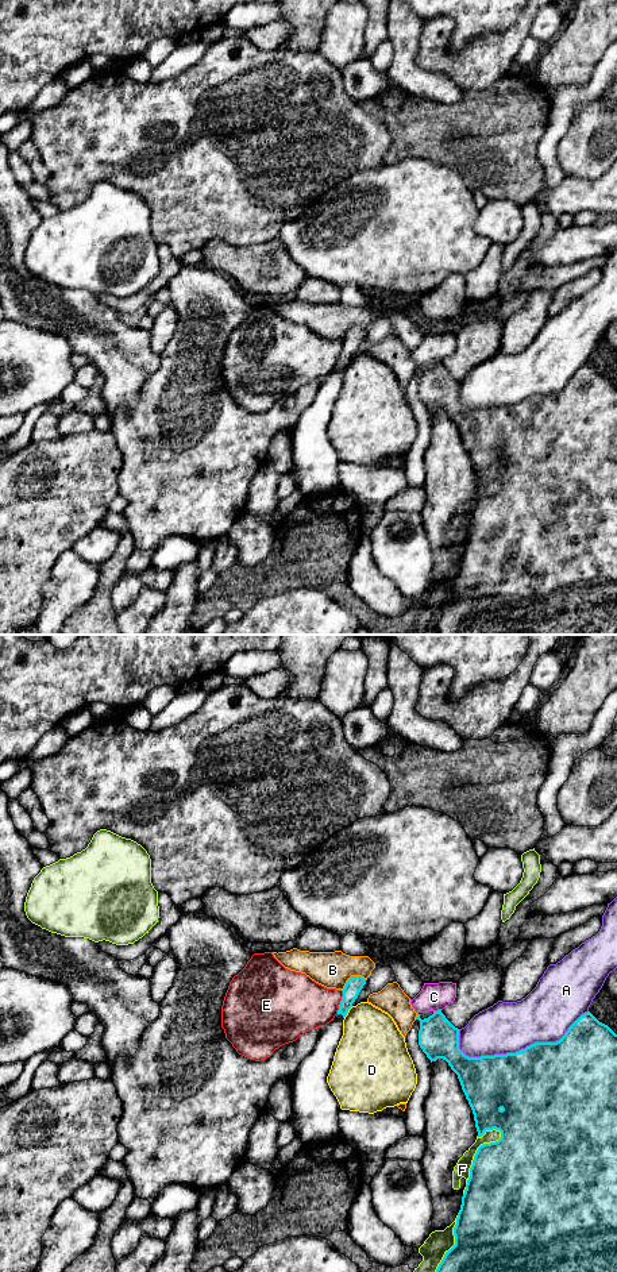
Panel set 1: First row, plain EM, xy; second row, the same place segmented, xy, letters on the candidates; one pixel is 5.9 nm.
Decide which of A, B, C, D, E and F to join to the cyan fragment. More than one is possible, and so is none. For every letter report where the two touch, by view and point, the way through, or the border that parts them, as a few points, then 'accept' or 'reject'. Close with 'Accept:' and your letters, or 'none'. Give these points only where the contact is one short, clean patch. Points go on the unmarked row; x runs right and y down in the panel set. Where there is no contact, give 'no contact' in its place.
A: contact xy (523, 401); reject
B: contact xy (351, 328); reject
C: contact xy (438, 362); reject
D: contact xy (347, 363); reject
E: contact xy (340, 354); reject
F: contact xy (477, 504); reject
Accept: none

